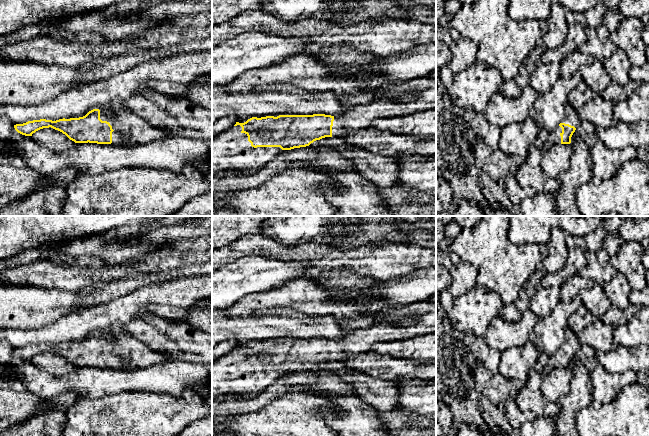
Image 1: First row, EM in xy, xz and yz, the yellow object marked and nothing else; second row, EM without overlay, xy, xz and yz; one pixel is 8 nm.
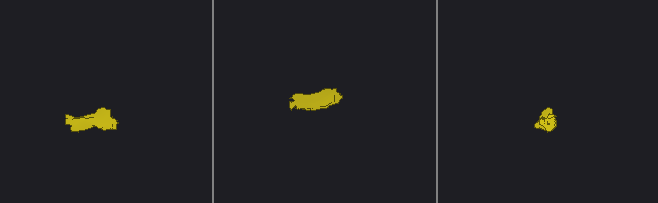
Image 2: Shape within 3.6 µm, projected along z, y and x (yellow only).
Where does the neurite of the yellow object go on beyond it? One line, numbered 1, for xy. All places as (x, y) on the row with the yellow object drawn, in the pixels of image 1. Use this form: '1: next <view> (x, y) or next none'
1: next xy (130, 129)

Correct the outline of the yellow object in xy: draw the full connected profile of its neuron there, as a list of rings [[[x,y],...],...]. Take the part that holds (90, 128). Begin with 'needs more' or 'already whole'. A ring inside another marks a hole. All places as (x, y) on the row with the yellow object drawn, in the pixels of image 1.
needs more; [[[118,106],[115,113],[116,116],[110,118],[99,109],[93,109],[79,118],[63,118],[56,121],[33,120],[16,124],[14,128],[22,135],[32,136],[40,129],[51,127],[75,143],[89,142],[116,146],[135,146],[169,136],[165,130],[153,127],[125,106]]]

